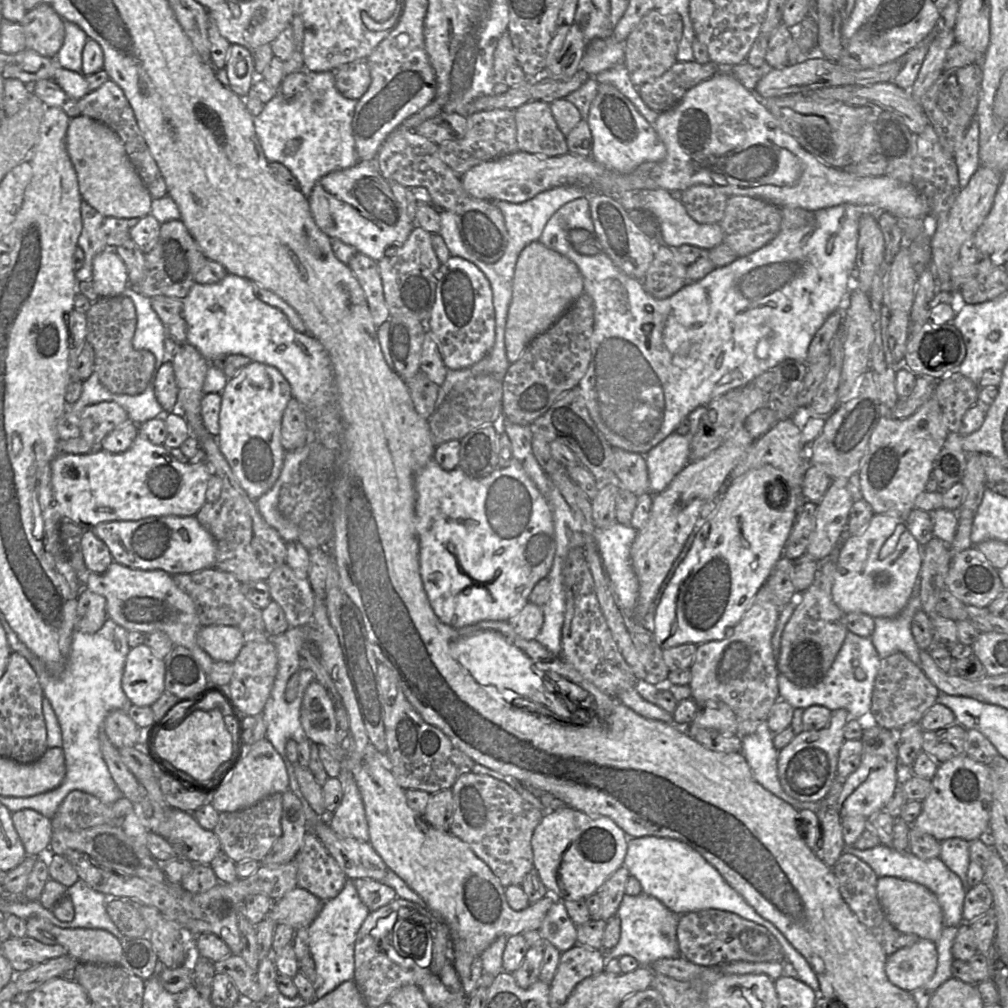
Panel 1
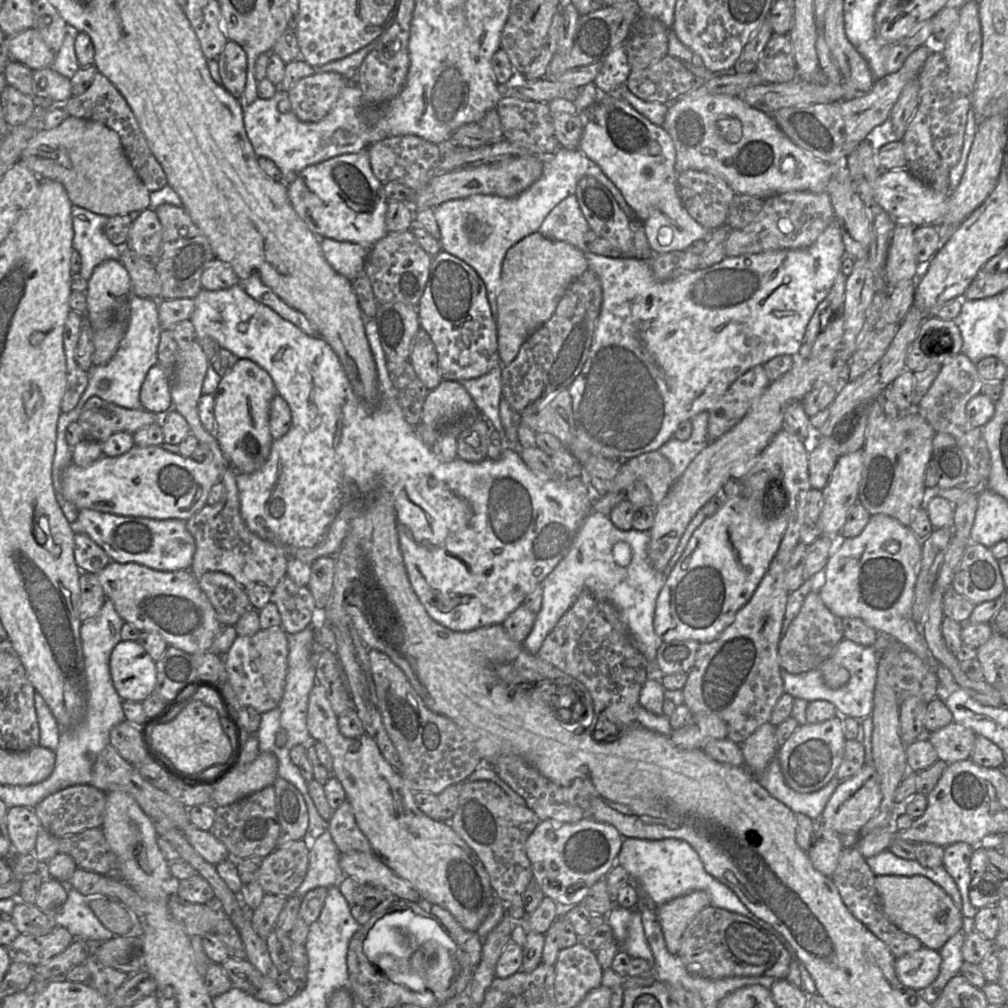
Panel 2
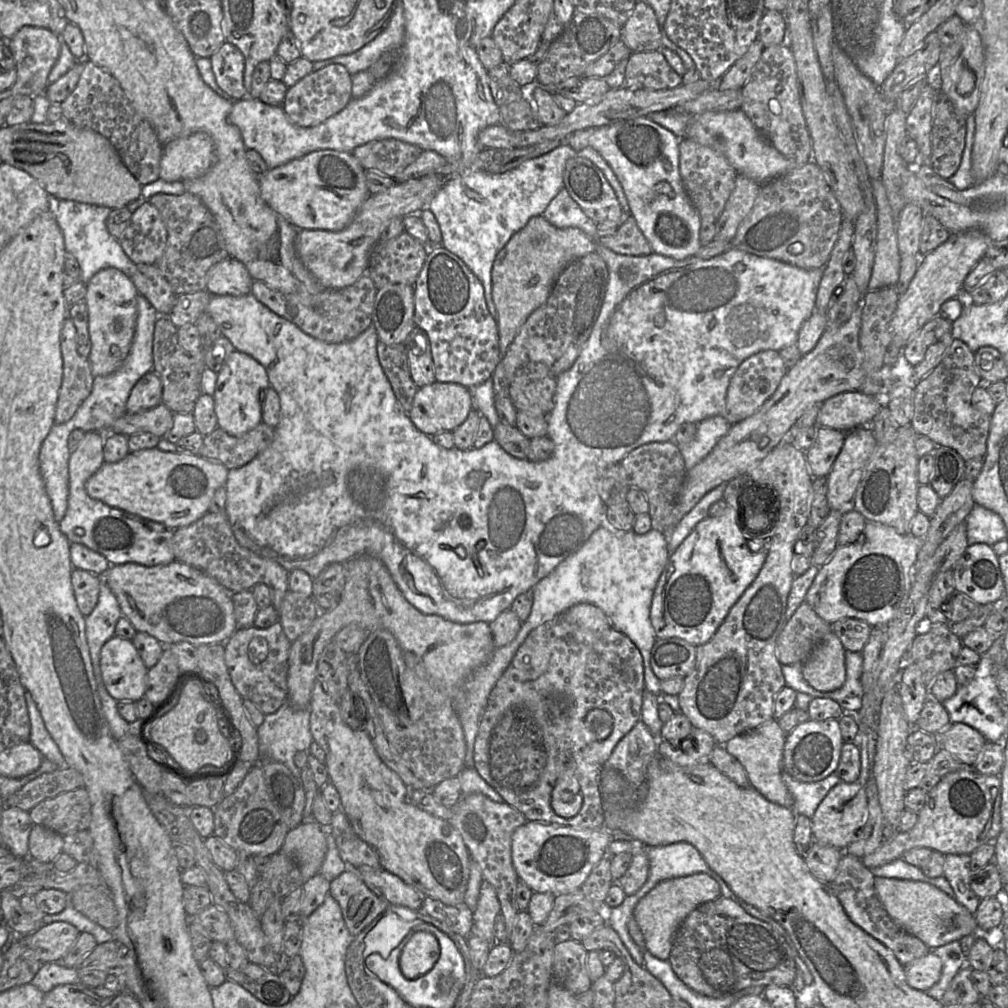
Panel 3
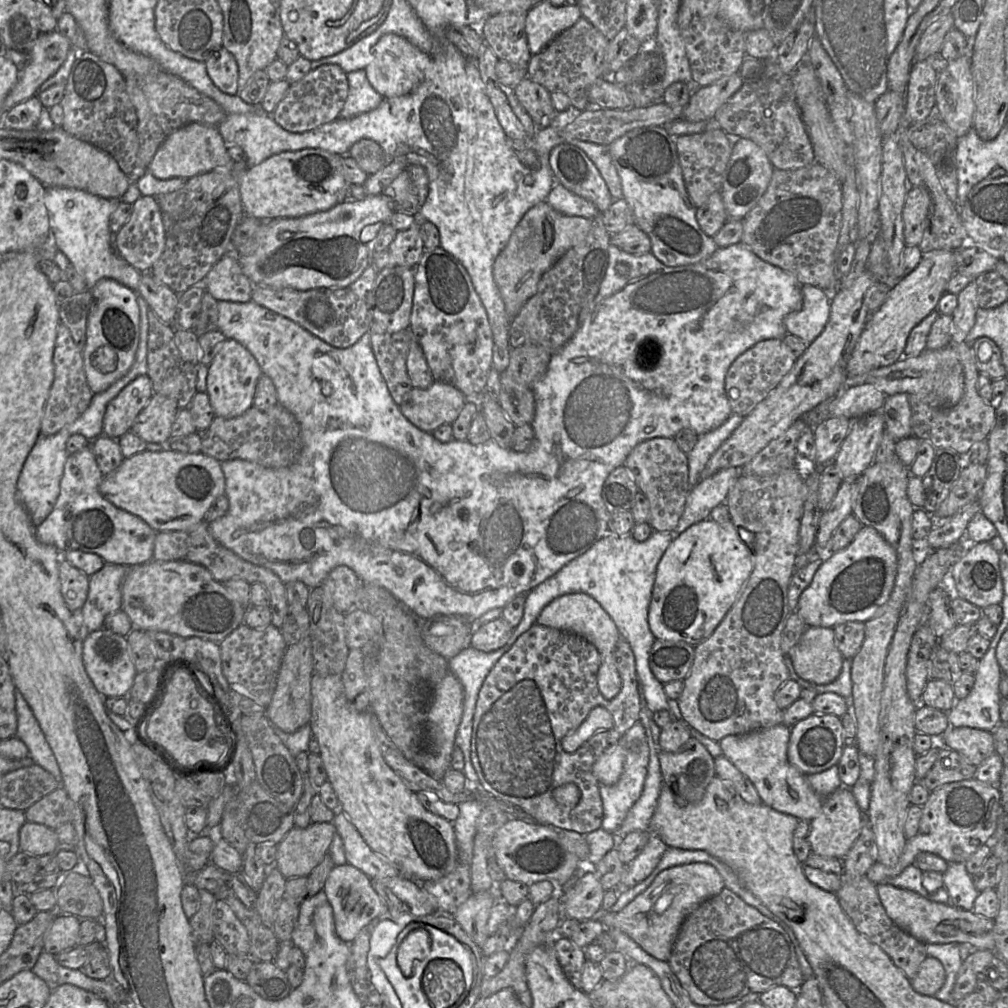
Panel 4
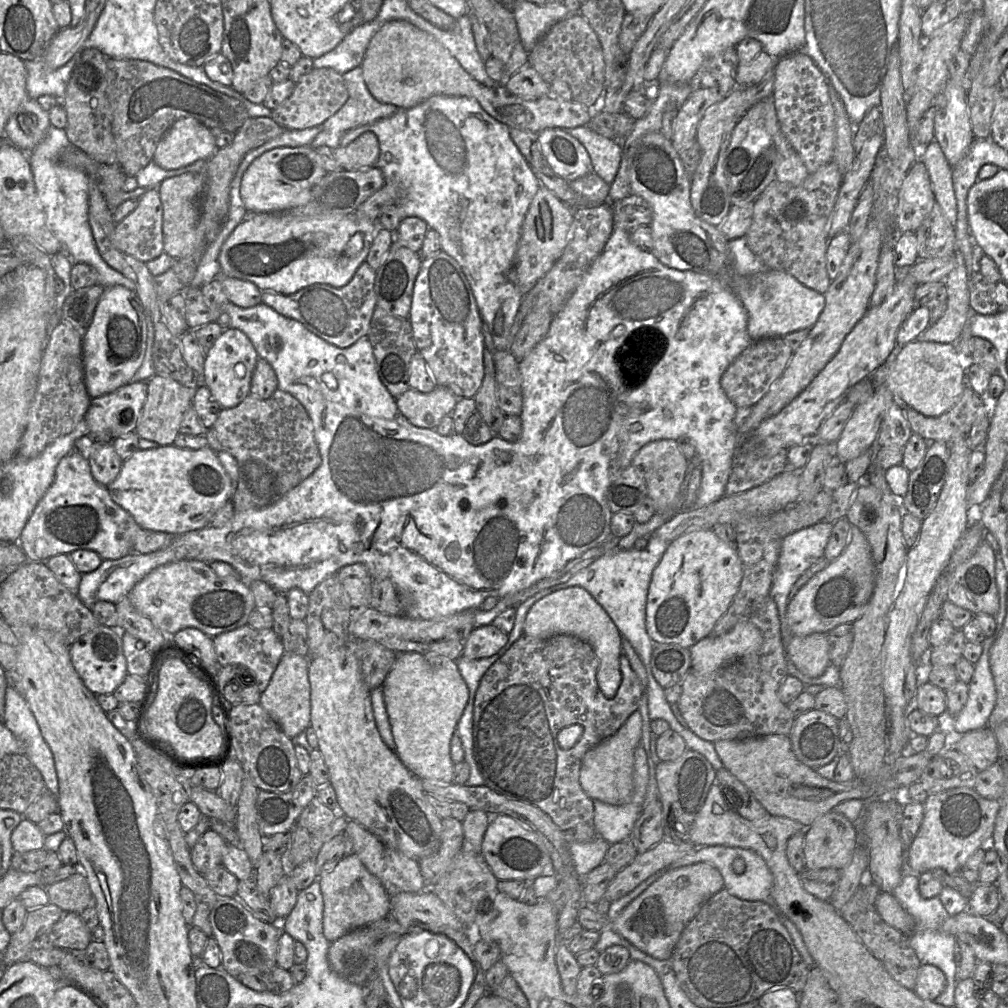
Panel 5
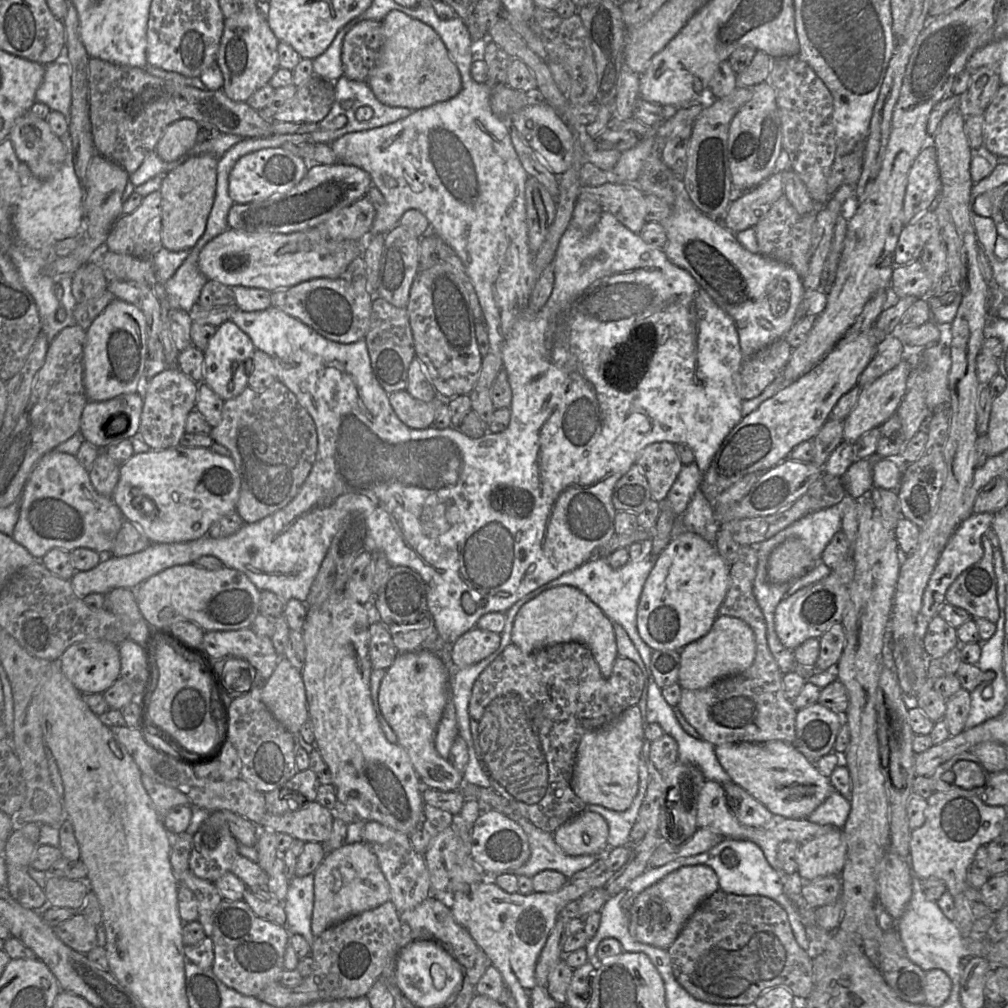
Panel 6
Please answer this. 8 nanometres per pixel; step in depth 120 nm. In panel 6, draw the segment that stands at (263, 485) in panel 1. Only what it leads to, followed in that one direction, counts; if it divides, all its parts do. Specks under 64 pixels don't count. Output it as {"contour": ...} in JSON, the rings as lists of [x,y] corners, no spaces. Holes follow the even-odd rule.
{"contour":[[[227,320],[216,328],[204,352],[204,380],[223,401],[238,396],[248,386],[245,362],[252,359],[255,351],[249,336],[233,321]]]}

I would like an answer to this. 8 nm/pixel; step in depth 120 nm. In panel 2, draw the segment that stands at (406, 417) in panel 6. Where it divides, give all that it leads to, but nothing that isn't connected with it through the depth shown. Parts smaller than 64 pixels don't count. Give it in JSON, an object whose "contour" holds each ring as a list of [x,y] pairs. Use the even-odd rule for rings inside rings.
{"contour":[[[443,379],[426,396],[420,423],[429,427],[444,426],[460,418],[474,406],[472,397],[459,381]]]}

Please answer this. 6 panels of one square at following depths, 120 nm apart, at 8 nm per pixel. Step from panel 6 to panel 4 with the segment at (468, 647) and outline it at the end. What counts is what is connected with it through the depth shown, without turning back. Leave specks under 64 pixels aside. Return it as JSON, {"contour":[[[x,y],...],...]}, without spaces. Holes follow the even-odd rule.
{"contour":[[[502,618],[475,627],[470,646],[482,652],[493,652],[511,638],[513,628]]]}

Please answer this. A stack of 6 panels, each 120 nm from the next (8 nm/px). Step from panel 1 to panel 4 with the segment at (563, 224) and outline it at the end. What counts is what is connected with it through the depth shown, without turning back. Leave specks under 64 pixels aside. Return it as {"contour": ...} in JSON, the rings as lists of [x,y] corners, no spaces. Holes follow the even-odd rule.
{"contour":[[[555,183],[546,200],[556,211],[568,215],[592,220],[600,212],[596,206],[569,190],[560,183]]]}

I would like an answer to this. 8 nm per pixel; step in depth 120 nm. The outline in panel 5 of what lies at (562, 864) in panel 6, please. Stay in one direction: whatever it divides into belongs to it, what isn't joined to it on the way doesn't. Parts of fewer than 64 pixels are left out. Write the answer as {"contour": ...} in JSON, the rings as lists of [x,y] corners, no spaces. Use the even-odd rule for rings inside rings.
{"contour":[[[600,836],[588,842],[570,841],[570,853],[575,871],[580,876],[587,875],[595,867],[604,862],[609,846],[610,843]]]}

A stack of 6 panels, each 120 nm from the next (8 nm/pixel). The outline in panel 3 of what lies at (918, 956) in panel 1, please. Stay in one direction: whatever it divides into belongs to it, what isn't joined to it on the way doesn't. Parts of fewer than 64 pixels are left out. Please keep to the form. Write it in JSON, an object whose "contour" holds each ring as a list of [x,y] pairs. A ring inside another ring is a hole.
{"contour":[[[931,950],[904,966],[908,985],[923,992],[927,992],[940,980],[942,969],[942,960]]]}

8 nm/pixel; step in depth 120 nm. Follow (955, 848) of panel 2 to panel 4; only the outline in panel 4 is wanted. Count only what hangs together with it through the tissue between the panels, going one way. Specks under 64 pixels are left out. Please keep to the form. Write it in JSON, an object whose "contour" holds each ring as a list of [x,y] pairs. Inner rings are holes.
{"contour":[[[948,863],[943,874],[943,887],[947,890],[950,904],[971,911],[979,891],[973,884],[973,876],[966,870],[965,863]]]}

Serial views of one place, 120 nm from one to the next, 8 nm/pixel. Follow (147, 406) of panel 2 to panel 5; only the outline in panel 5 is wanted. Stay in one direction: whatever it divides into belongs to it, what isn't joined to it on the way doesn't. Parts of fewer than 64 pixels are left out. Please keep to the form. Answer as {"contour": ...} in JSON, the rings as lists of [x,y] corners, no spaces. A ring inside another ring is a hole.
{"contour":[[[140,381],[91,399],[84,417],[89,436],[95,441],[112,443],[116,438],[135,432],[147,390],[147,381]]]}

